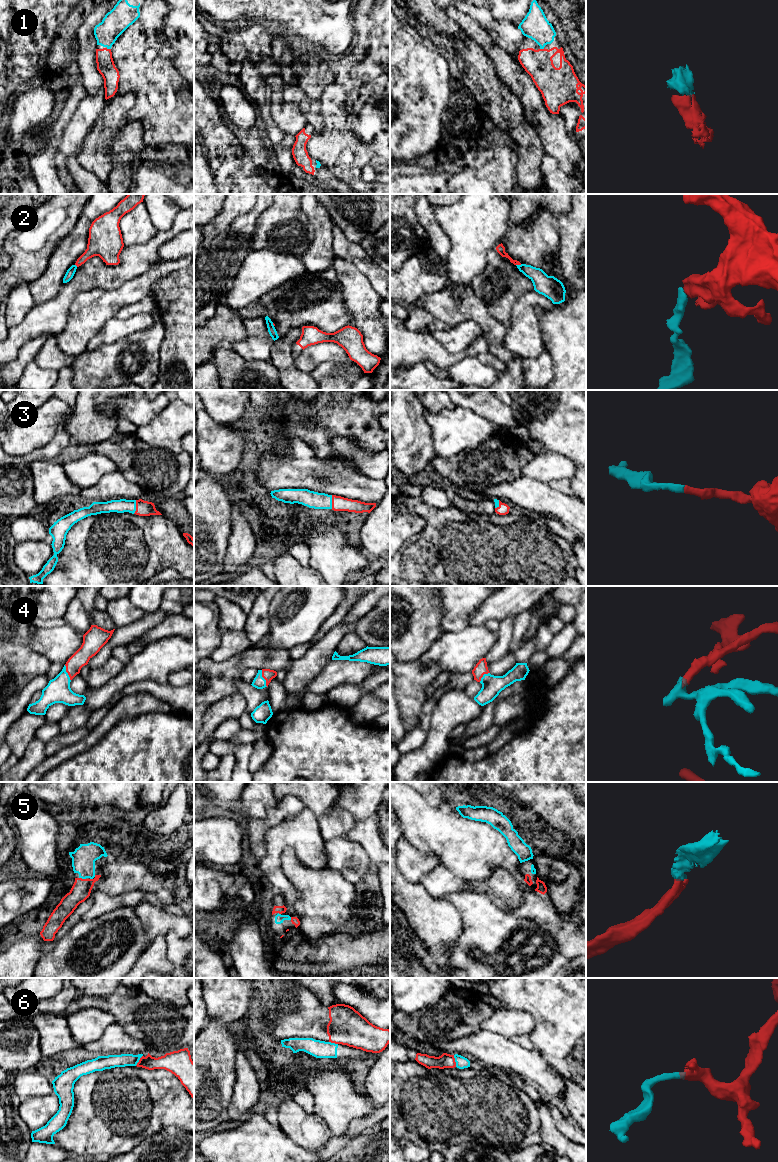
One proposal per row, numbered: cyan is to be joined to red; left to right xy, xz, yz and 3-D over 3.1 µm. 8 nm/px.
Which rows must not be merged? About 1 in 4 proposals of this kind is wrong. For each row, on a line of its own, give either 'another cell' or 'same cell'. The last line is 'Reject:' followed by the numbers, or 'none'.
1: same cell
2: same cell
3: same cell
4: same cell
5: same cell
6: another cell
Reject: 6

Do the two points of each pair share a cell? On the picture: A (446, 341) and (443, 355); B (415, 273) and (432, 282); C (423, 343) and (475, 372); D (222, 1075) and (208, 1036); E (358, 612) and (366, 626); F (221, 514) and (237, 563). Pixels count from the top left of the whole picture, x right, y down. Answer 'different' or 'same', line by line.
A: different
B: same
C: different
D: same
E: different
F: different

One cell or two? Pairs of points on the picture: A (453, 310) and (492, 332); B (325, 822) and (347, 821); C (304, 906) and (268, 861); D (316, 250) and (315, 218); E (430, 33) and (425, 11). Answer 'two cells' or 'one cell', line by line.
A: one cell
B: one cell
C: two cells
D: one cell
E: two cells

